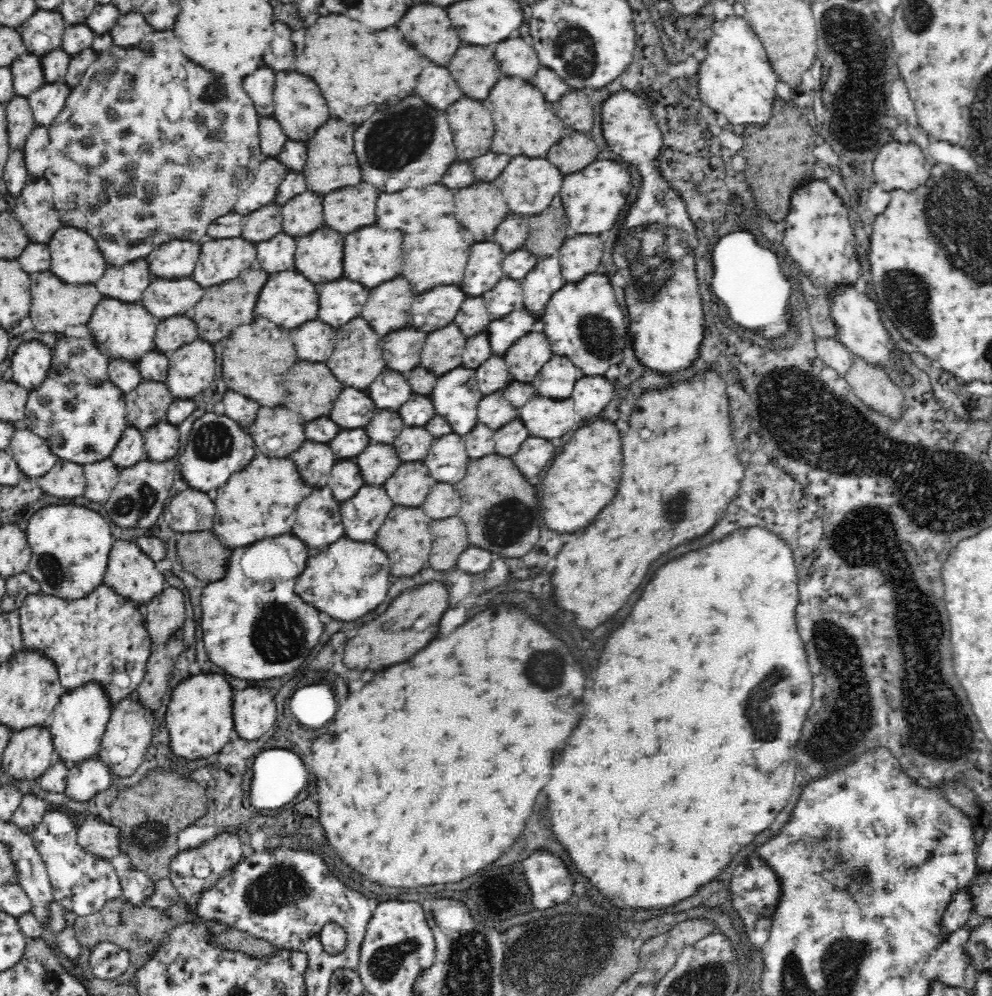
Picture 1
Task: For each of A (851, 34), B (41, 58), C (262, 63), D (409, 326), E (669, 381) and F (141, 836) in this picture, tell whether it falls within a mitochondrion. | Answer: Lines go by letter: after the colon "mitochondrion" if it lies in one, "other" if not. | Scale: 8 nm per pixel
A: mitochondrion
B: other
C: other
D: other
E: other
F: mitochondrion

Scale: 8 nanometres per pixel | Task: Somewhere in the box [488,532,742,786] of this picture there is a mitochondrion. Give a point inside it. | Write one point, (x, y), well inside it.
(546, 669)

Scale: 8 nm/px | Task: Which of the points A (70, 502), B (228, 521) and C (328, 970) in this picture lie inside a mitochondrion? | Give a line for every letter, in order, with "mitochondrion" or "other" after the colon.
A: other
B: other
C: other

